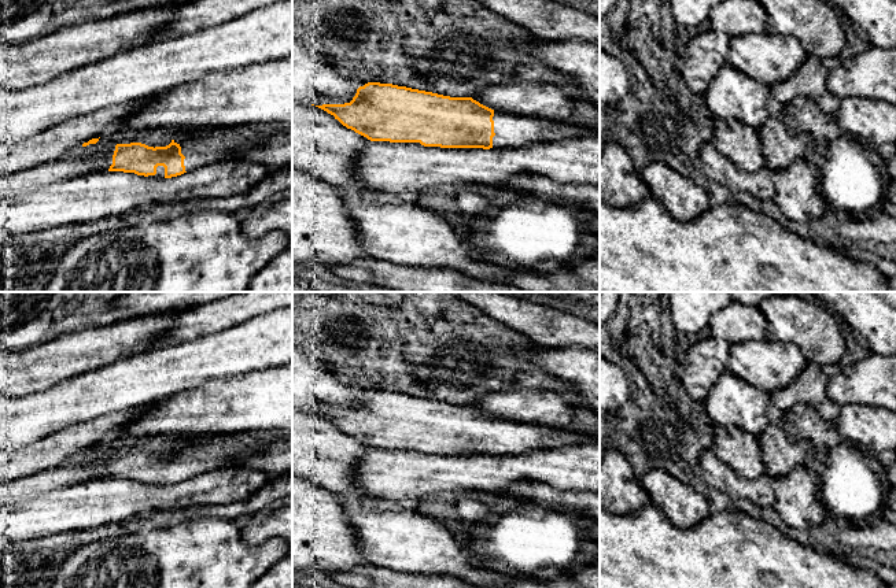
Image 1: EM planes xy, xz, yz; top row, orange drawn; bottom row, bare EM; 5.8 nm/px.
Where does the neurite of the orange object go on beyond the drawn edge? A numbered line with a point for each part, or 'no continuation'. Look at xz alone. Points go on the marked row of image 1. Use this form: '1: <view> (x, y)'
1: xz (511, 130)

